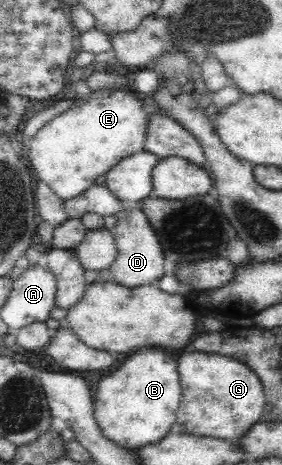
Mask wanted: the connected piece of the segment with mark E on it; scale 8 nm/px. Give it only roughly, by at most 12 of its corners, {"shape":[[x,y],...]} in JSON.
{"shape":[[129,89],[93,91],[26,142],[63,201],[144,150]]}

